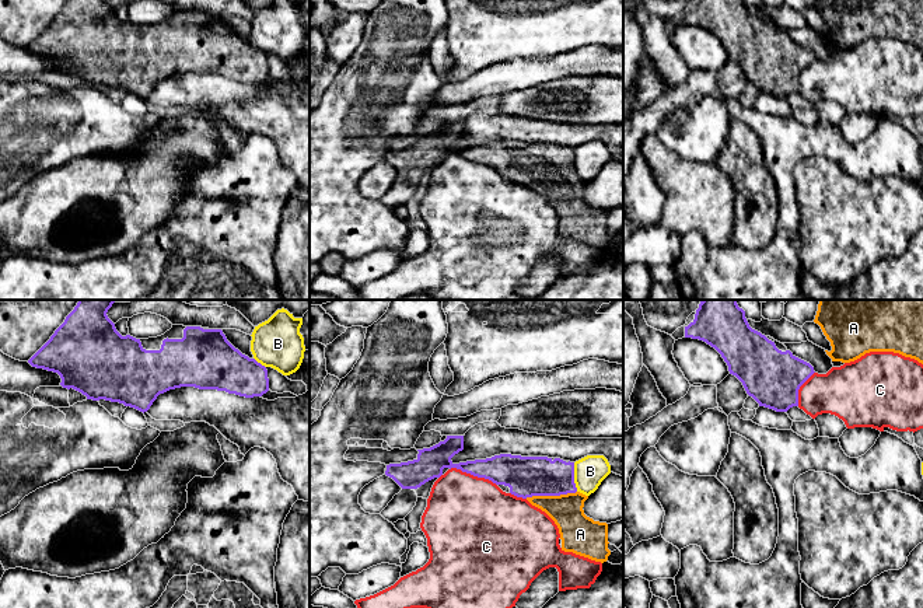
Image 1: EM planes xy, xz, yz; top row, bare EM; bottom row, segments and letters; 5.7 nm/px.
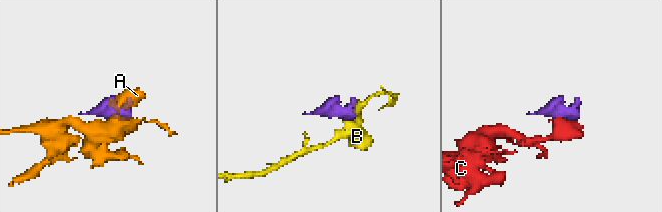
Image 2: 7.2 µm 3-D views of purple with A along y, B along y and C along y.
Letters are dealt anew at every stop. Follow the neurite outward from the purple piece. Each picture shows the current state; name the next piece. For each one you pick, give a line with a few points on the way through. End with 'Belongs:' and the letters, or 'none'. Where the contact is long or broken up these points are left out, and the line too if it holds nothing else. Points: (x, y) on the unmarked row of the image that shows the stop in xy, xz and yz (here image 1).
Belongs: A

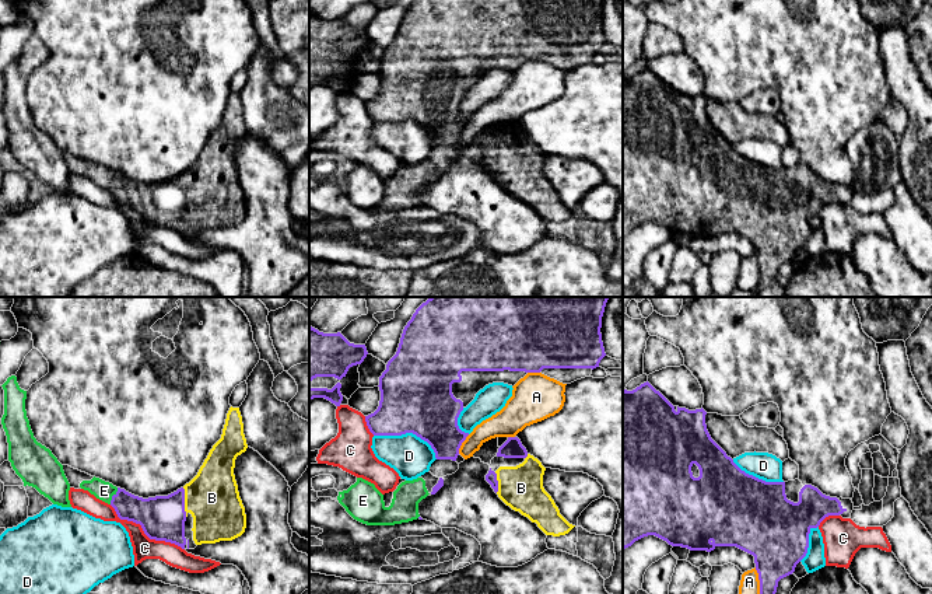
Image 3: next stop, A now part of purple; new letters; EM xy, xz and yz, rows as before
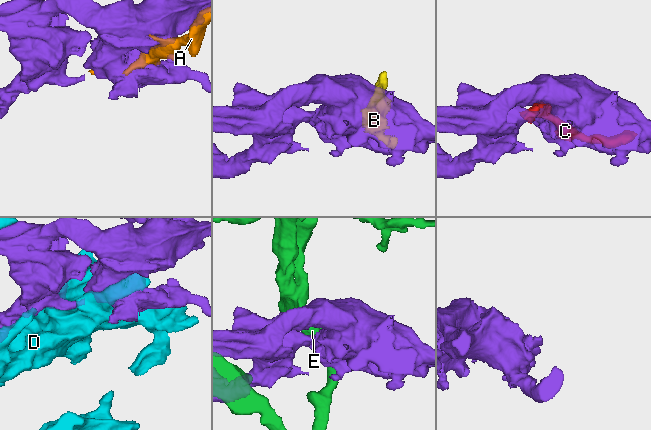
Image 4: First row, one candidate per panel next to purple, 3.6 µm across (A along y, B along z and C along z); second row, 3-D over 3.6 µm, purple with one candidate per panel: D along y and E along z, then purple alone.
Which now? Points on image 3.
E: across xy (151, 199), (129, 194), (112, 182), (104, 177)
Belongs: B, E

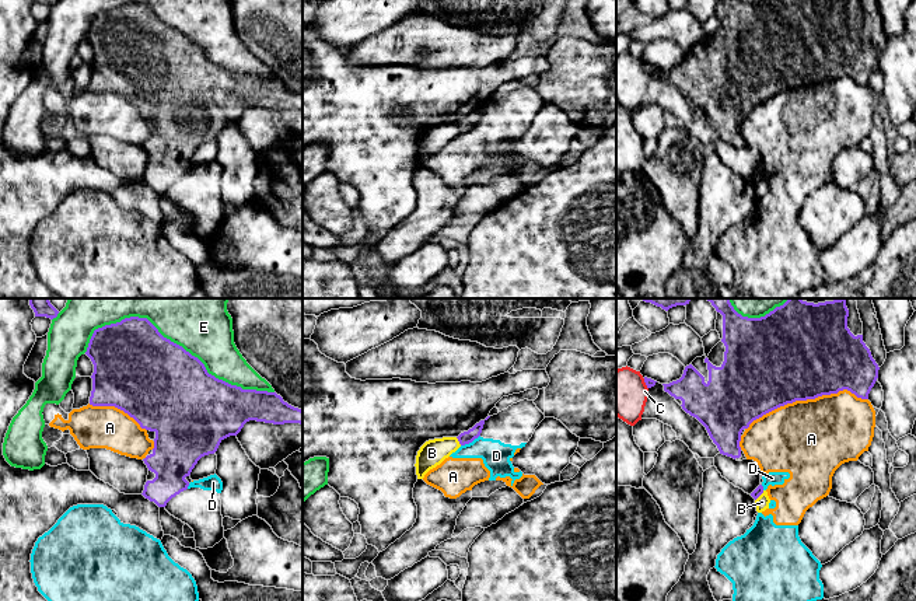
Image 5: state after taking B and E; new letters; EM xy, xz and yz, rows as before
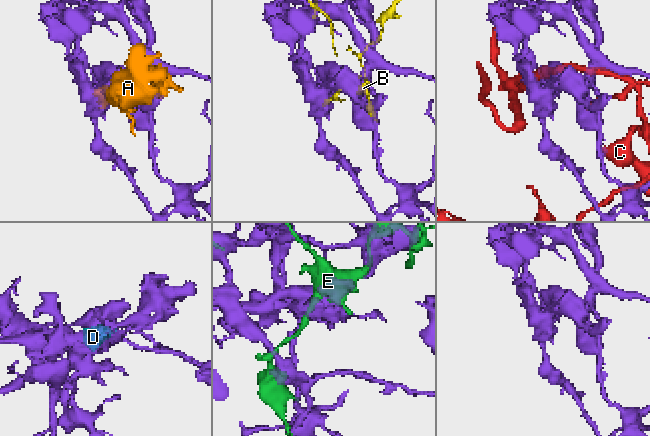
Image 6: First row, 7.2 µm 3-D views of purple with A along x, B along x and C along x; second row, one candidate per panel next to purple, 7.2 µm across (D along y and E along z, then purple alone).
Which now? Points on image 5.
Belongs: none

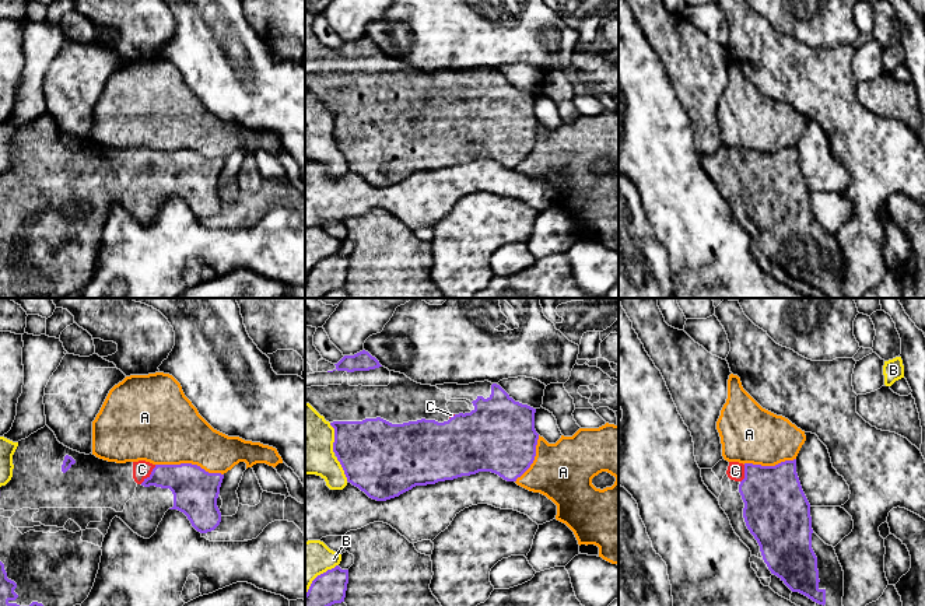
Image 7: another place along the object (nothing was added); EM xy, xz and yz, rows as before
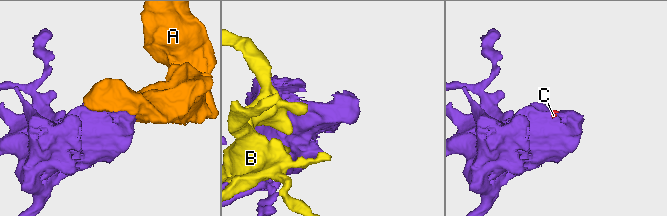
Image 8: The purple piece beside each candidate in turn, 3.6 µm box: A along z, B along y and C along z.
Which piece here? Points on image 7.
C: across xy (192, 172), (174, 163), (150, 161), (142, 156)
Belongs: C

